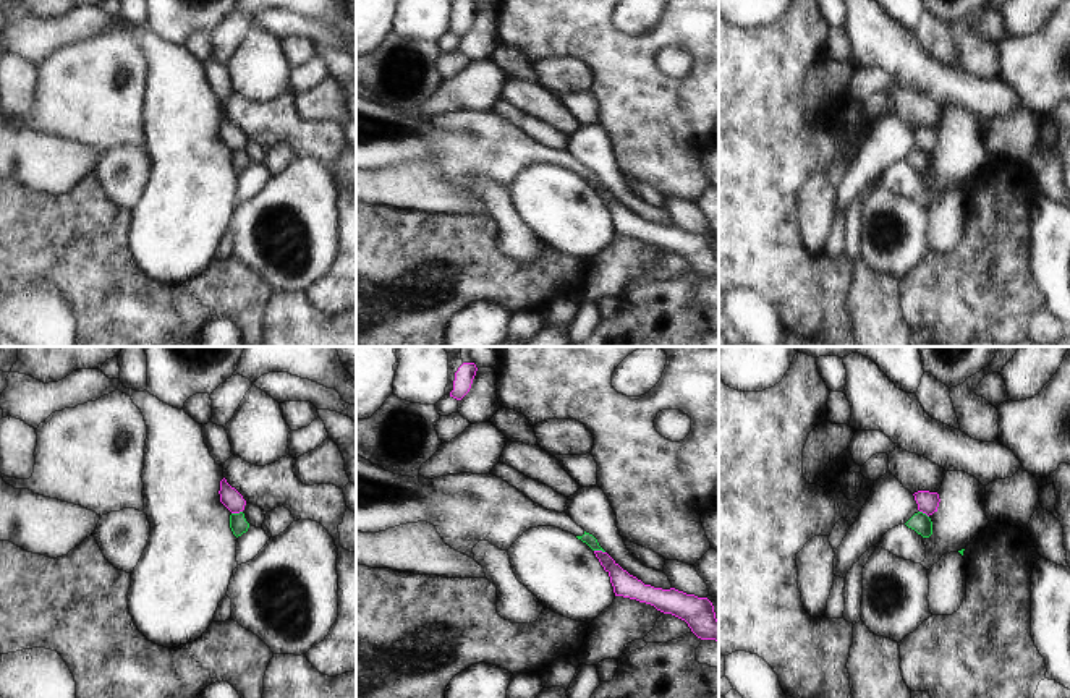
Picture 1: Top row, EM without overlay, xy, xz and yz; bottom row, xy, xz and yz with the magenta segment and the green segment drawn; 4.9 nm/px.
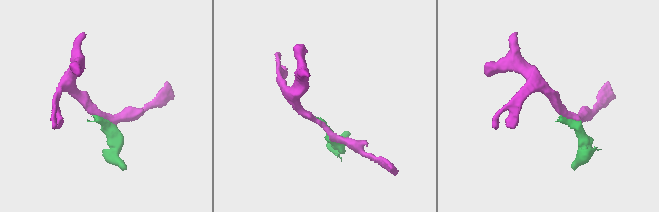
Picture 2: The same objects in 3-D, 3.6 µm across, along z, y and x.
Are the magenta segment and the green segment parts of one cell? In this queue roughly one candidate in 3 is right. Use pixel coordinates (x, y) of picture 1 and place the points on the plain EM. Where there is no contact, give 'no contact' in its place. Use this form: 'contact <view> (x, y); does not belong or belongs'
contact xy (237, 149); does not belong

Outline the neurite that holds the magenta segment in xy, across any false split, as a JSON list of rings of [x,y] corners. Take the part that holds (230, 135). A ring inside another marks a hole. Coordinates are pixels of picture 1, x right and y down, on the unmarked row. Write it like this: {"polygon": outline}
{"polygon": [[[223,115],[220,118],[220,139],[231,149],[231,151],[240,151],[244,147],[246,138],[243,133],[231,125],[227,117]]]}

